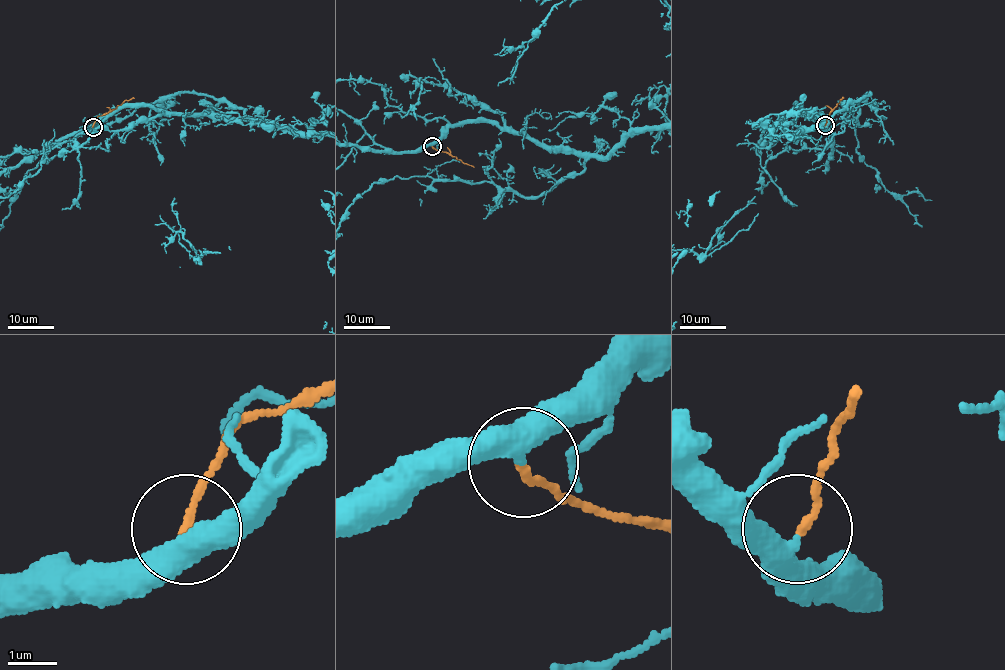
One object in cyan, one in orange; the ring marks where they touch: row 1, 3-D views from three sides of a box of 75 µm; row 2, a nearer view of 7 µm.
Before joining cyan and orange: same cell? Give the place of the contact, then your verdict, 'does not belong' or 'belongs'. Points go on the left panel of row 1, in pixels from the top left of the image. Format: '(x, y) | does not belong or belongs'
(93, 127) | belongs

